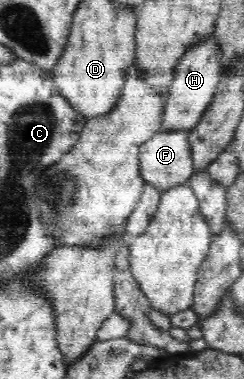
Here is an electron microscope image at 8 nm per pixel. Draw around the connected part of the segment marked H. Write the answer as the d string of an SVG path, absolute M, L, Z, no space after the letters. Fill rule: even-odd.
M215 33L192 44L174 68L173 82L168 86L161 132L189 132L199 122L216 95L221 76L221 51Z

